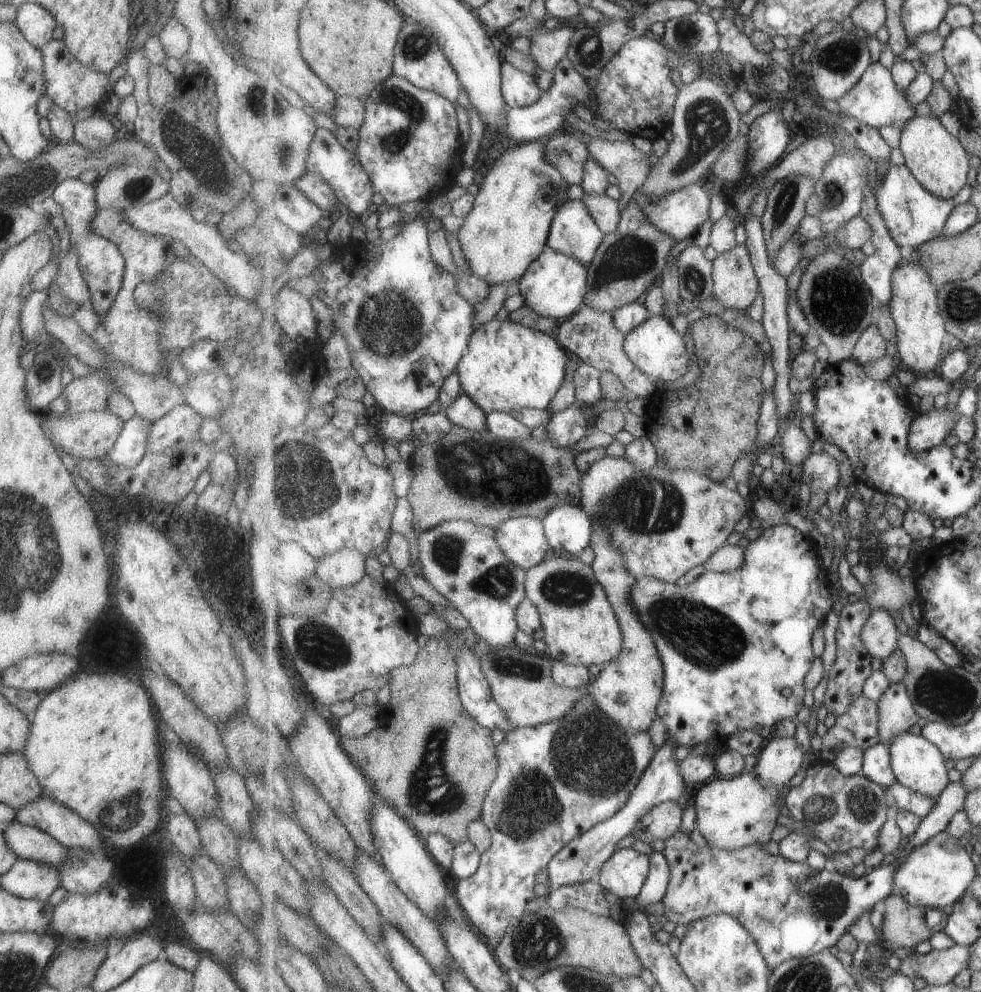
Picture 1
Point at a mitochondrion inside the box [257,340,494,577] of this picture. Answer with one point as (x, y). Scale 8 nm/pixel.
(320, 487)

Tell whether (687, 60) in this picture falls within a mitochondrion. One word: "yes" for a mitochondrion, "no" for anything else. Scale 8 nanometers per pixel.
no

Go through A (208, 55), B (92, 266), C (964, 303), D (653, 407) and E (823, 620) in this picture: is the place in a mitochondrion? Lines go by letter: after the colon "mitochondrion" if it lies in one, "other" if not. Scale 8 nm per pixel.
A: other
B: other
C: mitochondrion
D: other
E: other

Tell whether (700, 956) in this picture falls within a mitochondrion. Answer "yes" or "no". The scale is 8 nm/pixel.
no

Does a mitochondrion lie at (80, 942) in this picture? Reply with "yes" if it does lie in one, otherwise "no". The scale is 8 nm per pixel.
no

